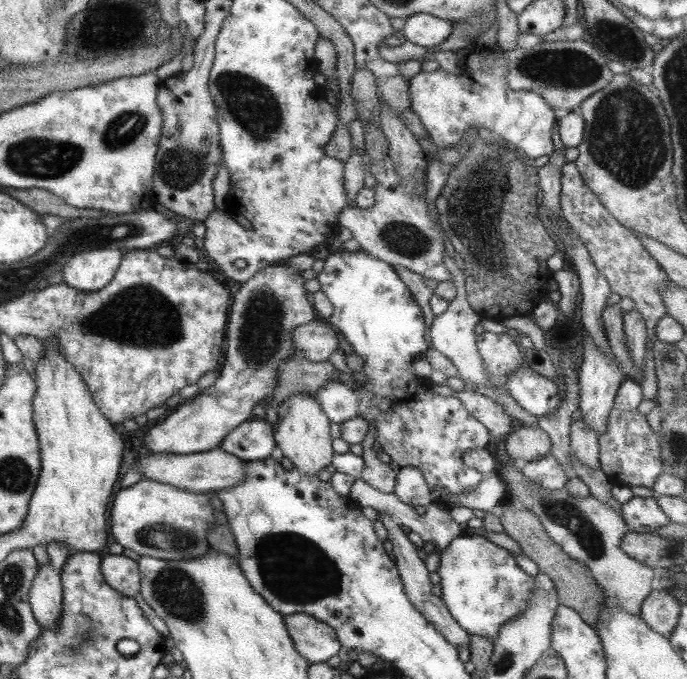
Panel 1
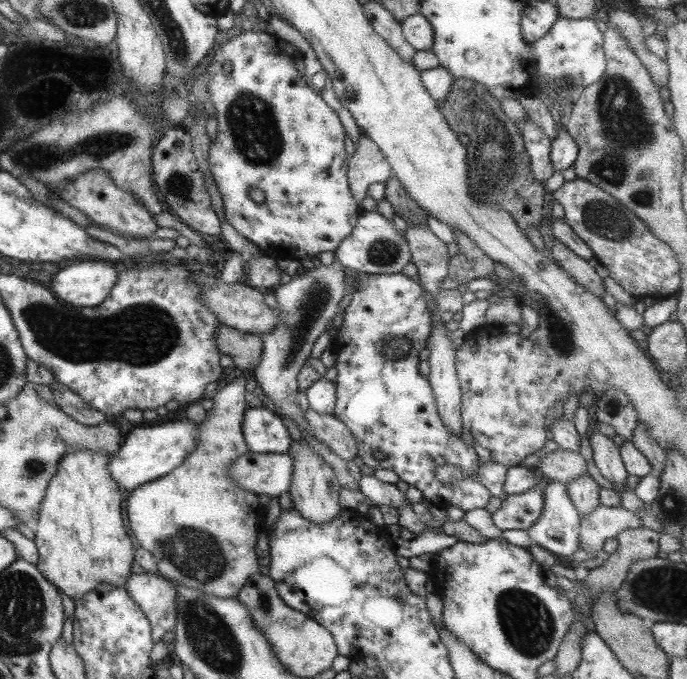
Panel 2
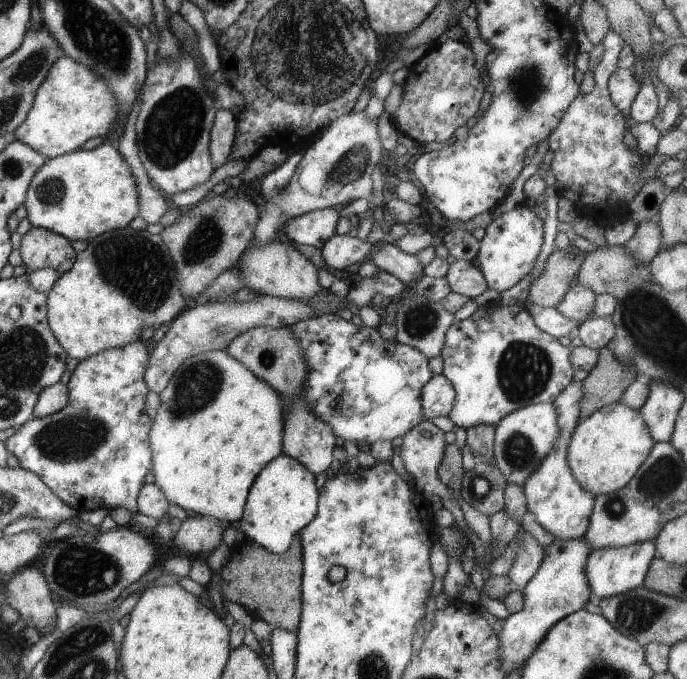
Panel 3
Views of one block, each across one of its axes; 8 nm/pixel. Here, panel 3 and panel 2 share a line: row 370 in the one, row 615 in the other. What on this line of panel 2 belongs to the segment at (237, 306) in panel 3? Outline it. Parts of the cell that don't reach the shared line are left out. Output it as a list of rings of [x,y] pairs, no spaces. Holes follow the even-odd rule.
[[[131,573],[124,589],[145,615],[150,626],[151,640],[161,640],[175,624],[175,590],[169,579],[147,573]]]

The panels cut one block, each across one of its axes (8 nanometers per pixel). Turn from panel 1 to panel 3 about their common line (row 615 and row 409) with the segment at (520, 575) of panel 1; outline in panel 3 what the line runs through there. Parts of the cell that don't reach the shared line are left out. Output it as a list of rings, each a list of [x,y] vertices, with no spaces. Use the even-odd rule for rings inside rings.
[[[523,305],[478,306],[477,310],[461,322],[448,327],[440,356],[443,359],[441,375],[454,391],[452,408],[446,415],[454,426],[465,431],[475,424],[495,427],[503,418],[518,409],[553,400],[572,382],[574,373],[569,363],[570,350],[559,344],[557,338],[542,332]]]

